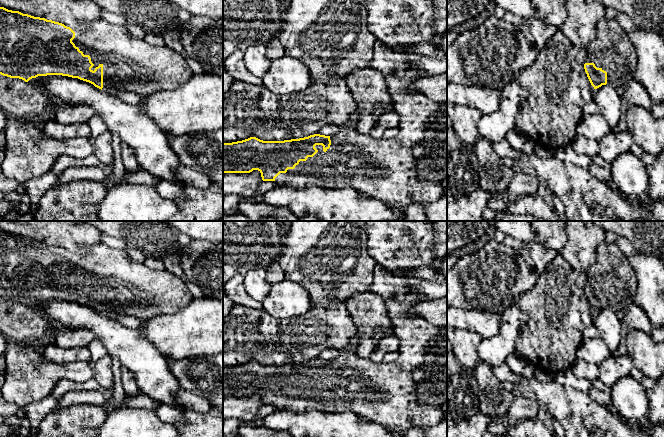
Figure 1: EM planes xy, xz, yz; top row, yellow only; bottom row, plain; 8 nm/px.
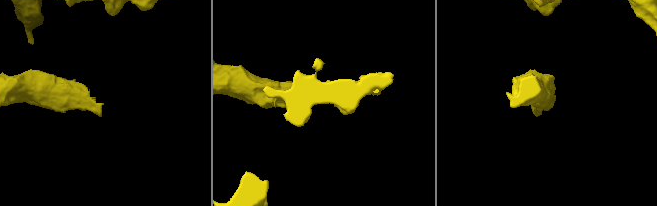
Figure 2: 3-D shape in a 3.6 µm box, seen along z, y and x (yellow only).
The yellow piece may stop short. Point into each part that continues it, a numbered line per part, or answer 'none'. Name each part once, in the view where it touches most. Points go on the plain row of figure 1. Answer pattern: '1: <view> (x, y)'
1: xy (129, 288)

